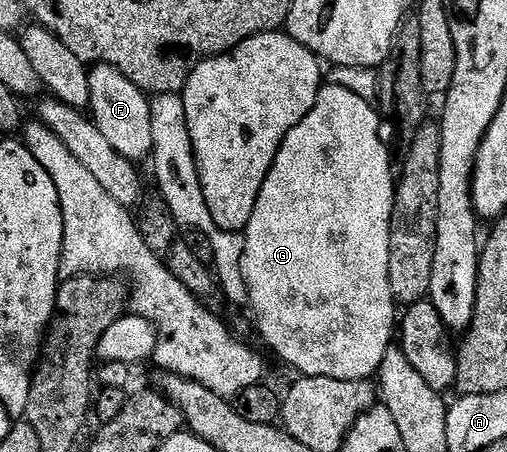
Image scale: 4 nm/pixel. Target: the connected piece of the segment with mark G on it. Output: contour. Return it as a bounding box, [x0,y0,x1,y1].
[242,83,398,381]

